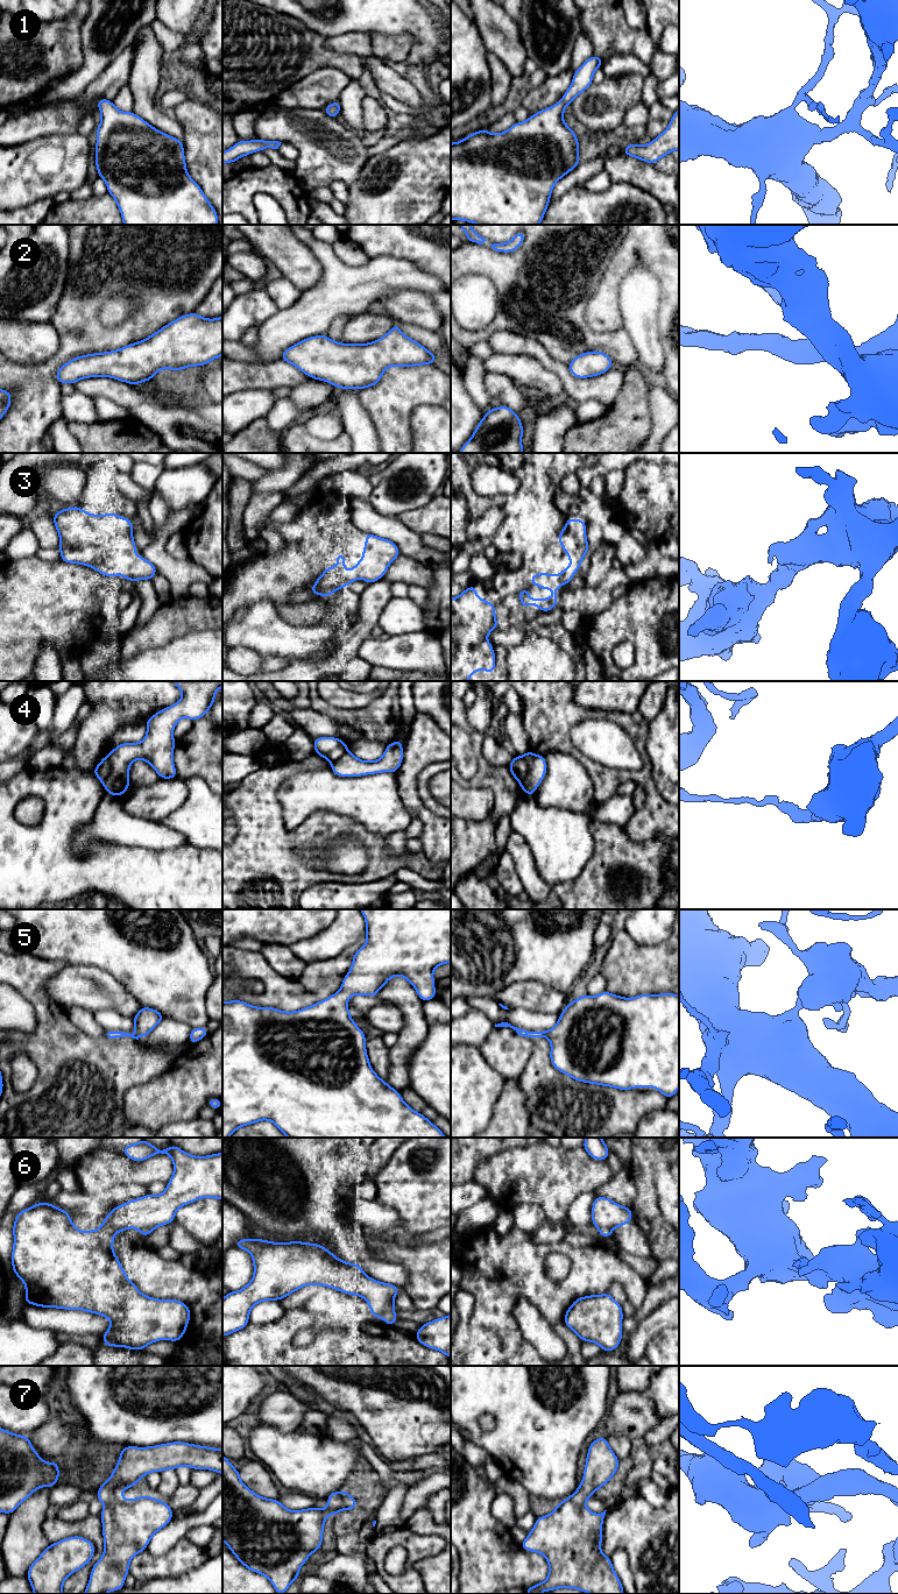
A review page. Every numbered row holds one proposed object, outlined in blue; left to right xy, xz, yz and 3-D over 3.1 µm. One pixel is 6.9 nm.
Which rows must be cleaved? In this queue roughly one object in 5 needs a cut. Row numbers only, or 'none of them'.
4

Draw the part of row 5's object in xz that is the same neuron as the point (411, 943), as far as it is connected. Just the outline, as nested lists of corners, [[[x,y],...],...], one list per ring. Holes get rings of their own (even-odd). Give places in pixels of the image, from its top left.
[[[360,909],[366,920],[367,941],[353,955],[352,968],[342,979],[341,989],[328,998],[295,1012],[274,1007],[256,1007],[242,1000],[222,1001],[222,1138],[229,1138],[236,1129],[261,1120],[270,1120],[288,1138],[446,1138],[445,1134],[422,1113],[406,1105],[399,1091],[382,1081],[372,1069],[366,1050],[366,1035],[353,1021],[347,1001],[352,996],[377,997],[377,992],[395,976],[404,977],[416,990],[423,1003],[434,999],[433,970],[451,962],[451,909]]]

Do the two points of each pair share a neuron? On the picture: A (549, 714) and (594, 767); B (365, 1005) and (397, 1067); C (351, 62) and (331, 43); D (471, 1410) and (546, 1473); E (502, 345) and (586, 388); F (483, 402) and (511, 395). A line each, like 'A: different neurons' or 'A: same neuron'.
A: same neuron
B: different neurons
C: different neurons
D: same neuron
E: same neuron
F: different neurons

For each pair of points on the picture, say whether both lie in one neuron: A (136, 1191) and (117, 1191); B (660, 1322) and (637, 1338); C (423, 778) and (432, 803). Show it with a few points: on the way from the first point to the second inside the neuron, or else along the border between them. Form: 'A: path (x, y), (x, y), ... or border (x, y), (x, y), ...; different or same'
A: path (132, 1191), (121, 1191); same
B: path (655, 1322), (643, 1333); same
C: path (423, 784), (428, 798); same

